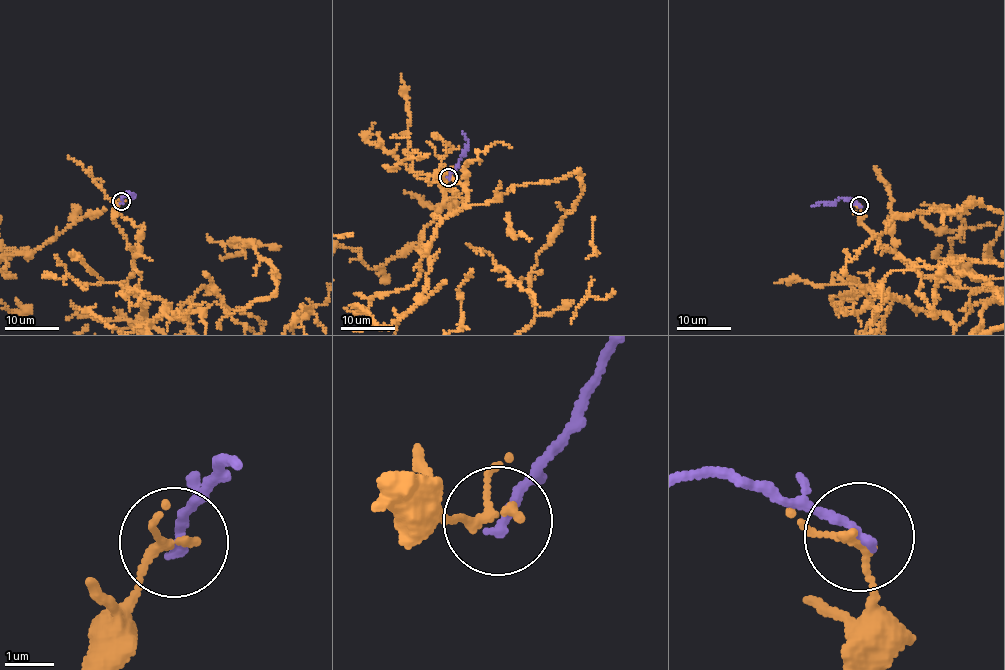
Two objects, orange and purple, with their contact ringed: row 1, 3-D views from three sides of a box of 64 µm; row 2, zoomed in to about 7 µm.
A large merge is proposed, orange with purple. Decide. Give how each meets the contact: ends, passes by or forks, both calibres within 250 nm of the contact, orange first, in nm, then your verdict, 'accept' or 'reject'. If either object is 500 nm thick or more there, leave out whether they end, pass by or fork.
orange passes by | purple ends | 160/200 nm | reject

